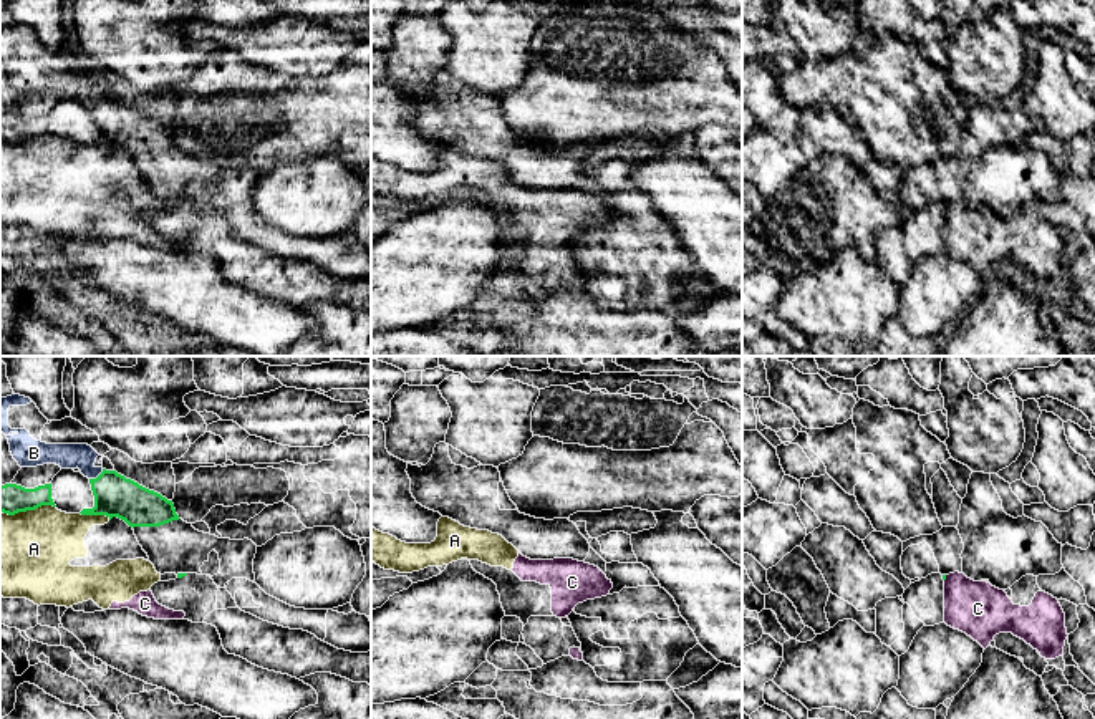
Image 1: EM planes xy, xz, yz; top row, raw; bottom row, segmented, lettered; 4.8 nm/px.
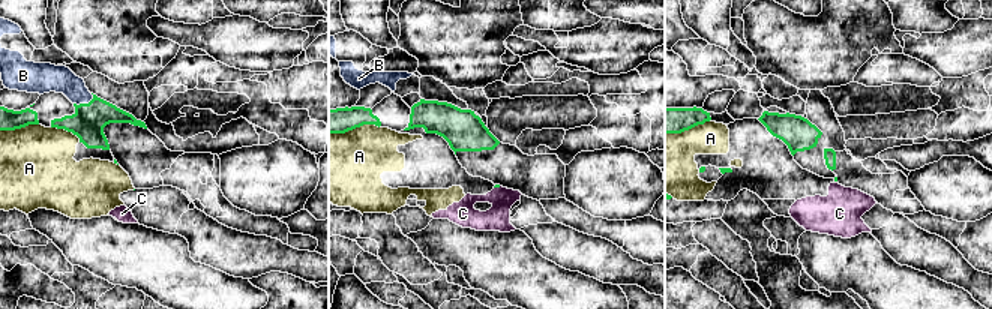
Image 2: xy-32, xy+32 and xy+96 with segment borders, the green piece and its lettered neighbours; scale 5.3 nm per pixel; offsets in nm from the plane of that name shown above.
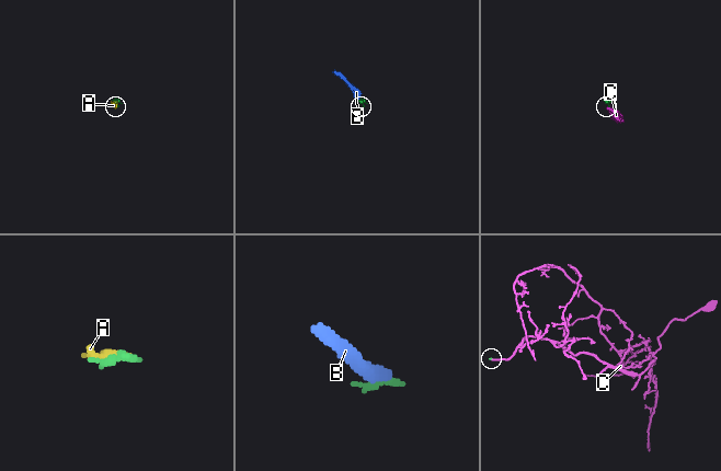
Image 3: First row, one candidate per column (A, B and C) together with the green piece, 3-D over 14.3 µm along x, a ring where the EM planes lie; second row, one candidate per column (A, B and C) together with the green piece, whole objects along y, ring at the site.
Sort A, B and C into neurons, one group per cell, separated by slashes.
A C / B

